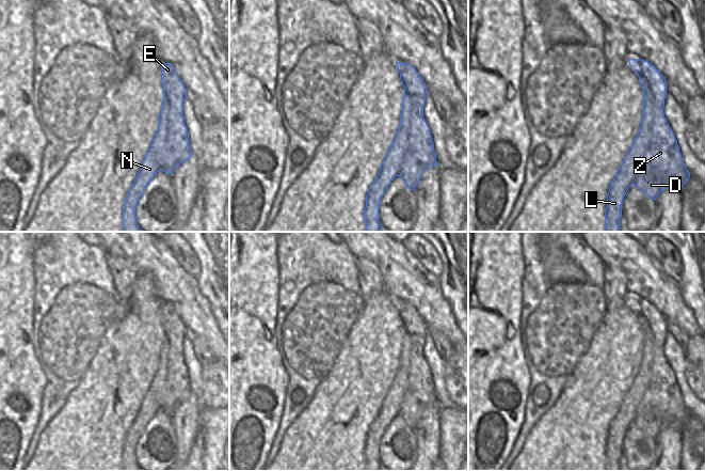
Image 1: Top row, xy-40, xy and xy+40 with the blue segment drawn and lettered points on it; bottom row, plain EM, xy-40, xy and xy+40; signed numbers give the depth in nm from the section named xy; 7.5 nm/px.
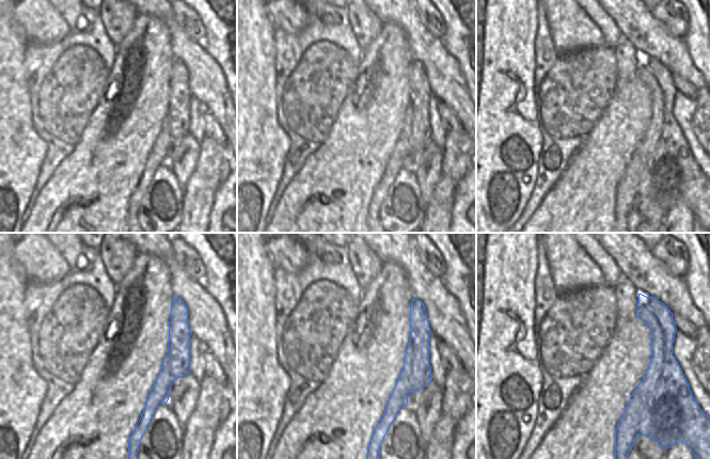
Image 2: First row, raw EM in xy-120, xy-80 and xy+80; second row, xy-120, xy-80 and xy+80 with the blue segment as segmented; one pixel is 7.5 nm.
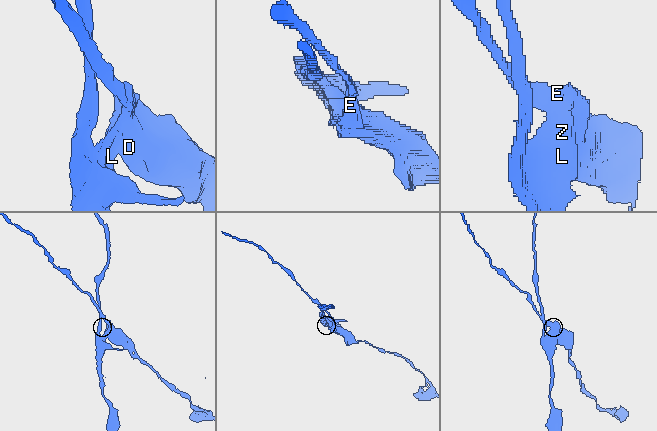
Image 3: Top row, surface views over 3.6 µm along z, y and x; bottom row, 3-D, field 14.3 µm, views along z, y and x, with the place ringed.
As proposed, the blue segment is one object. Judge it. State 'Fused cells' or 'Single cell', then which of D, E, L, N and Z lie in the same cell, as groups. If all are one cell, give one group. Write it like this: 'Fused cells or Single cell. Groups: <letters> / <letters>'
Fused cells. Groups: D E Z / L N

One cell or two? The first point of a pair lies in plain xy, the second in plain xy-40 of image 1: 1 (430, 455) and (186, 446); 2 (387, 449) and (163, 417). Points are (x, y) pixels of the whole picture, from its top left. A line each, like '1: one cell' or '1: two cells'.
1: one cell
2: one cell

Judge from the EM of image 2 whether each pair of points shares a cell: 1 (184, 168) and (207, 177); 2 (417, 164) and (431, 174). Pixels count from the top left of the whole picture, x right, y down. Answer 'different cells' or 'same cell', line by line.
1: different cells
2: same cell

